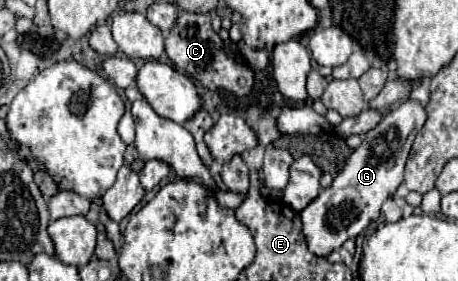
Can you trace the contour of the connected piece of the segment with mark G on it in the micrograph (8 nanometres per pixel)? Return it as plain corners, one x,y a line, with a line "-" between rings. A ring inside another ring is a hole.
406,100
394,112
388,112
382,122
366,134
368,138
362,140
356,152
336,174
332,188
322,190
320,196
300,212
302,232
312,254
328,258
328,254
338,250
348,238
356,238
370,222
378,220
380,206
388,196
396,192
402,182
404,164
412,148
412,140
424,126
424,122
426,108
418,100
-
410,132
414,134
410,136

